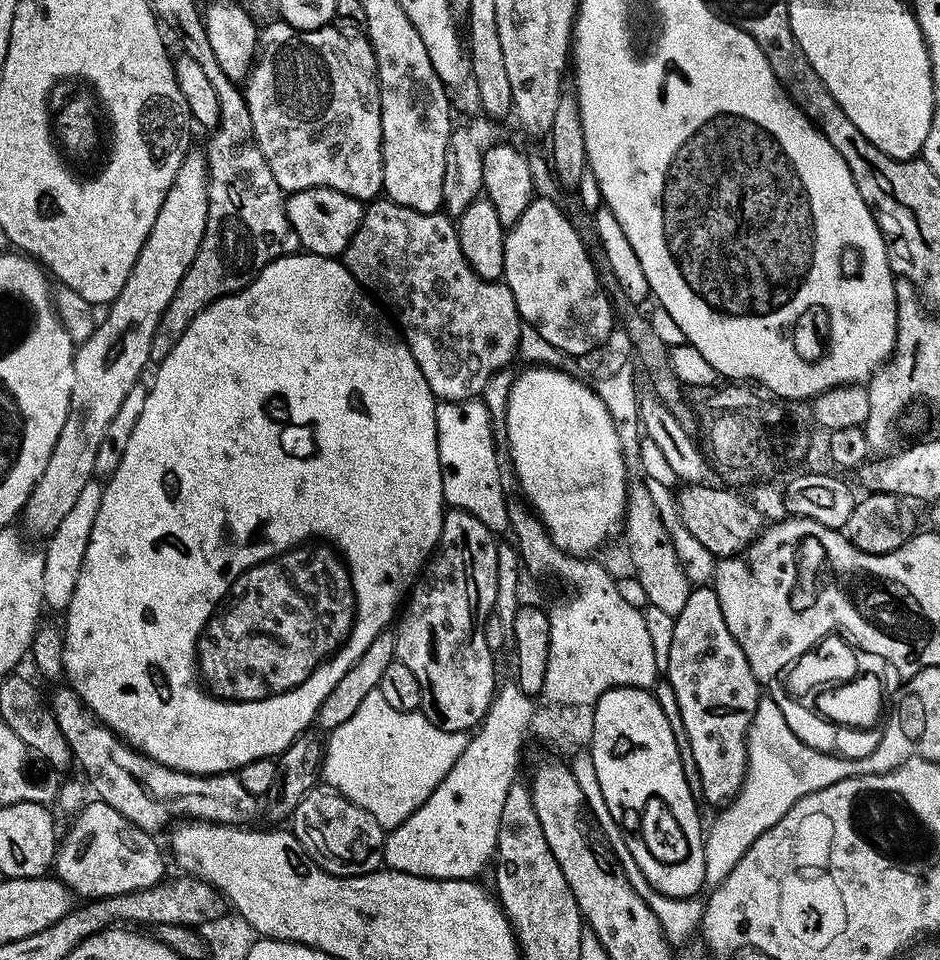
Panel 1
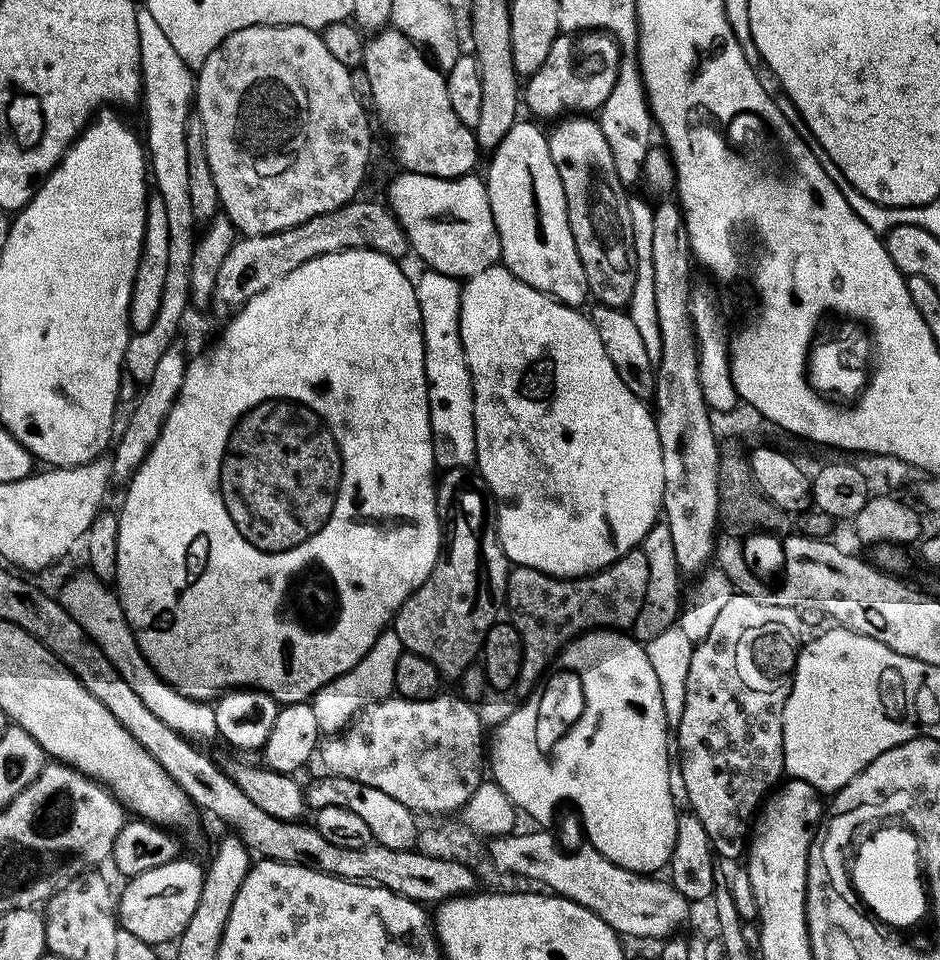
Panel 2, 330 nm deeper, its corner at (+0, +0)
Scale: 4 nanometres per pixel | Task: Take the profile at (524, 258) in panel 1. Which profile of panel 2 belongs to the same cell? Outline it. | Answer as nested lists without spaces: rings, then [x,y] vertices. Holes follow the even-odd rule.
[[[517,119],[510,134],[490,153],[492,161],[488,164],[486,183],[500,239],[500,259],[503,267],[508,268],[514,278],[526,282],[526,286],[534,286],[534,290],[564,304],[580,306],[584,299],[589,299],[590,293],[582,258],[578,258],[578,246],[574,246],[574,234],[570,234],[562,178],[558,178],[554,158],[550,158],[545,129],[528,120]]]

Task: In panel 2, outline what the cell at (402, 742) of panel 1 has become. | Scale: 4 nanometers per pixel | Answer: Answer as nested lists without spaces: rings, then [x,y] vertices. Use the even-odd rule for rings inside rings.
[[[385,630],[349,672],[316,691],[310,703],[318,718],[321,733],[335,734],[344,731],[369,704],[393,695],[394,666],[403,651],[404,647],[396,631]]]

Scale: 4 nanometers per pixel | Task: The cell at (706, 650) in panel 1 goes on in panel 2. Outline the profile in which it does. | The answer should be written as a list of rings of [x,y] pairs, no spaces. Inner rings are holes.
[[[735,594],[719,611],[706,638],[695,645],[690,659],[686,702],[682,720],[674,729],[674,744],[680,747],[680,780],[692,807],[689,808],[691,815],[702,822],[713,853],[719,859],[743,857],[758,809],[785,775],[784,707],[792,689],[792,674],[796,671],[798,643],[792,628],[799,626],[800,614],[795,608],[770,606],[767,602]]]

